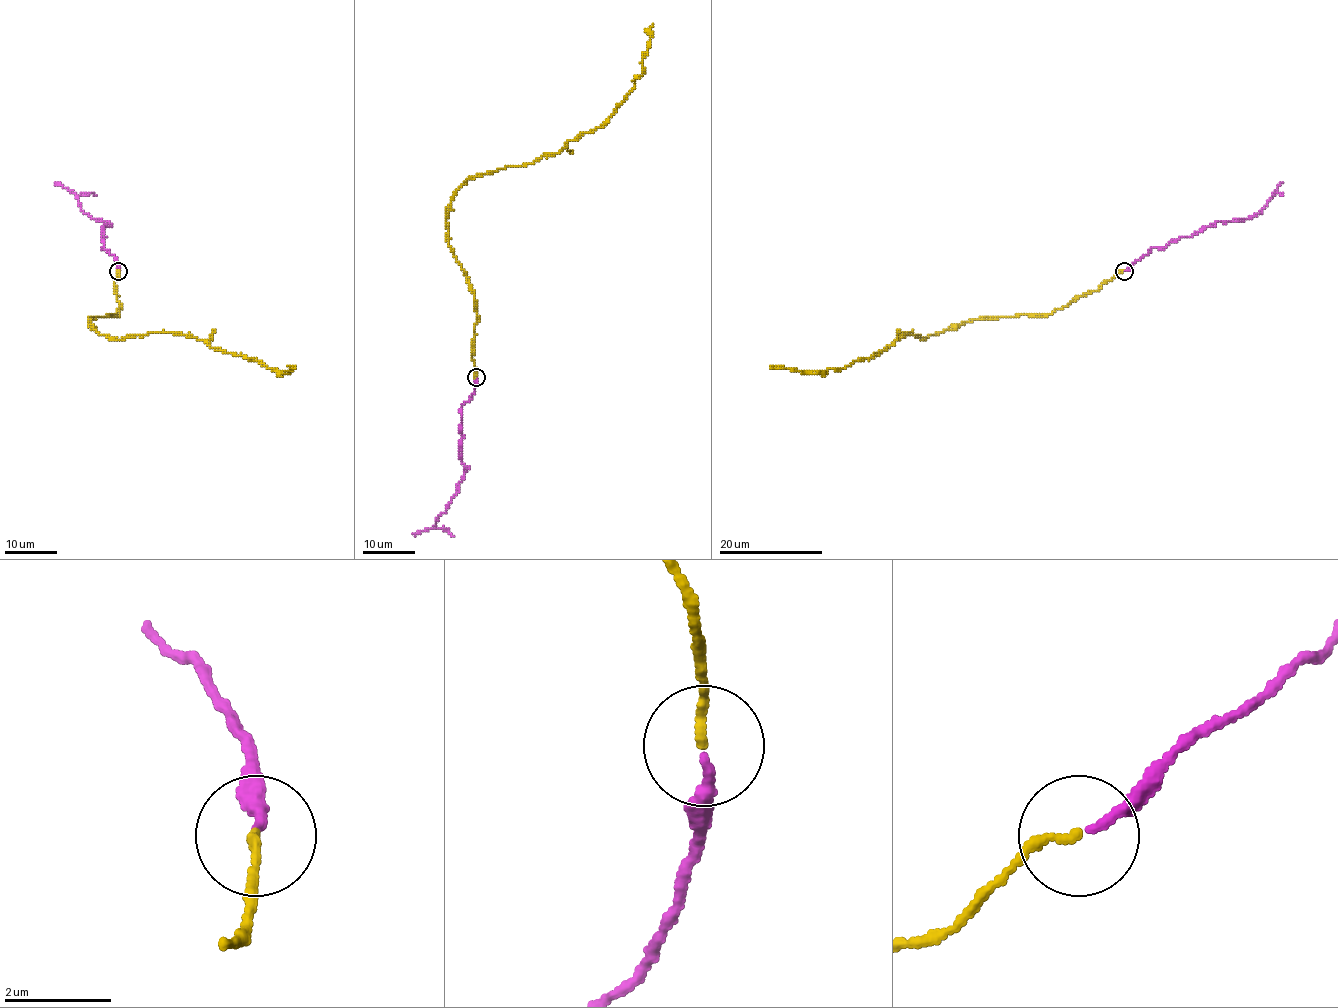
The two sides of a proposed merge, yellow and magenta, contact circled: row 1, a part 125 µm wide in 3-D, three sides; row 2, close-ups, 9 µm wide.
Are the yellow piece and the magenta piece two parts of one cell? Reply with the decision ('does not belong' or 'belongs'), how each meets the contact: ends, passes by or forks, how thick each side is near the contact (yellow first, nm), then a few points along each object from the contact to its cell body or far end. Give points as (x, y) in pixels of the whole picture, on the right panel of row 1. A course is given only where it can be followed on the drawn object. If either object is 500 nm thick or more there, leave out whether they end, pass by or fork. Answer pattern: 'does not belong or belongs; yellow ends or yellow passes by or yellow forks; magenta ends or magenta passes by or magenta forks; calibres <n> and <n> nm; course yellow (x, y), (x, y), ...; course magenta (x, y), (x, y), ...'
belongs; yellow ends; magenta ends; calibres 170 and 180 nm; course yellow (1124, 271), (1048, 315), (961, 322), (922, 339), (912, 332), (868, 359), (827, 373), (770, 369); course magenta (1124, 271), (1154, 248), (1163, 249), (1172, 241), (1192, 236), (1216, 222), (1238, 220), (1258, 214), (1280, 183)

